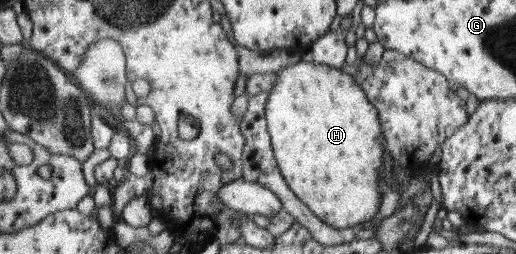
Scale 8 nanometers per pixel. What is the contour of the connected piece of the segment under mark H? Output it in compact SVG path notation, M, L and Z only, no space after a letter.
M302 59L295 64L279 69L276 75L276 83L270 90L270 96L267 97L267 103L265 103L266 124L268 125L274 159L287 186L301 202L305 203L317 215L317 219L321 219L323 223L327 223L327 225L331 225L335 229L347 229L347 227L352 228L355 225L362 224L367 226L369 223L371 225L373 215L377 215L379 205L382 205L381 201L379 201L381 199L379 171L383 167L383 153L385 153L385 147L381 147L381 139L383 139L384 133L384 131L381 131L383 125L379 125L377 108L375 108L375 105L369 99L365 99L363 88L357 85L357 81L353 77L349 77L349 74L341 71L341 68L329 67L329 65L323 65L323 63L313 63L313 61Z

